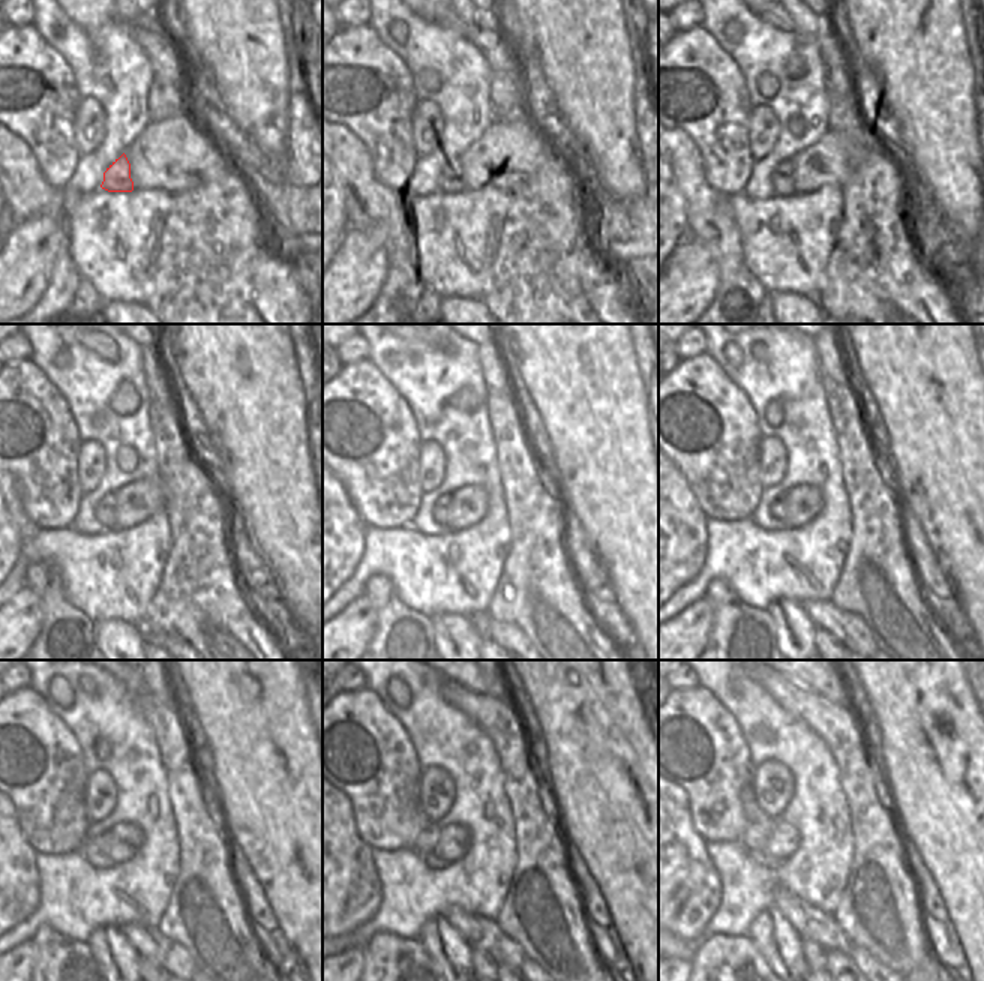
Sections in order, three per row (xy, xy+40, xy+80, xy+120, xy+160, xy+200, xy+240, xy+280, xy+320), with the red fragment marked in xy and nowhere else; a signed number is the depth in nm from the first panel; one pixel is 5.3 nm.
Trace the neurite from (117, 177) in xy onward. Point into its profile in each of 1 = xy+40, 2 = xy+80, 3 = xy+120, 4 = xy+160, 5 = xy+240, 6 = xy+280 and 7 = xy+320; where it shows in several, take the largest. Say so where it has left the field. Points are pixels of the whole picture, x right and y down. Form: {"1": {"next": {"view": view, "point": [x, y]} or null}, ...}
{"1": {"next": {"view": "xy+40", "point": [450, 177]}}, "2": {"next": {"view": "xy+80", "point": [782, 177]}}, "3": {"next": {"view": "xy+120", "point": [105, 510]}}, "4": {"next": {"view": "xy+160", "point": [441, 507]}}, "5": {"next": {"view": "xy+240", "point": [102, 842]}}, "6": {"next": {"view": "xy+280", "point": [426, 839]}}, "7": {"next": {"view": "xy+320", "point": [758, 825]}}}

